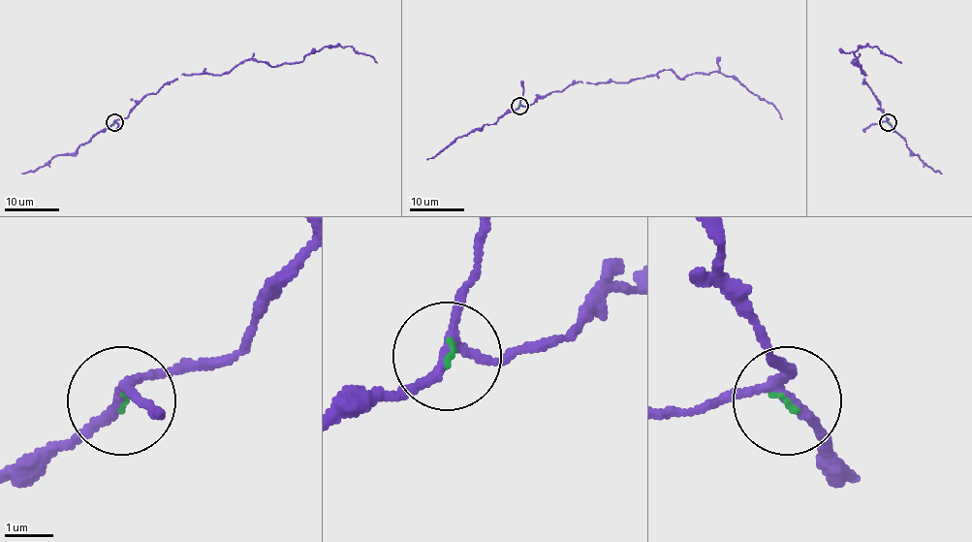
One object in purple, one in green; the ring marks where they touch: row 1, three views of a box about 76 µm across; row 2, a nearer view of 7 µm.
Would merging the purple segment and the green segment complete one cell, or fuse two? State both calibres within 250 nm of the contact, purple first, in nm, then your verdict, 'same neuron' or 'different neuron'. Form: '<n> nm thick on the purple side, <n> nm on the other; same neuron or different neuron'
180 nm thick on the purple side, 70 nm on the other; same neuron

